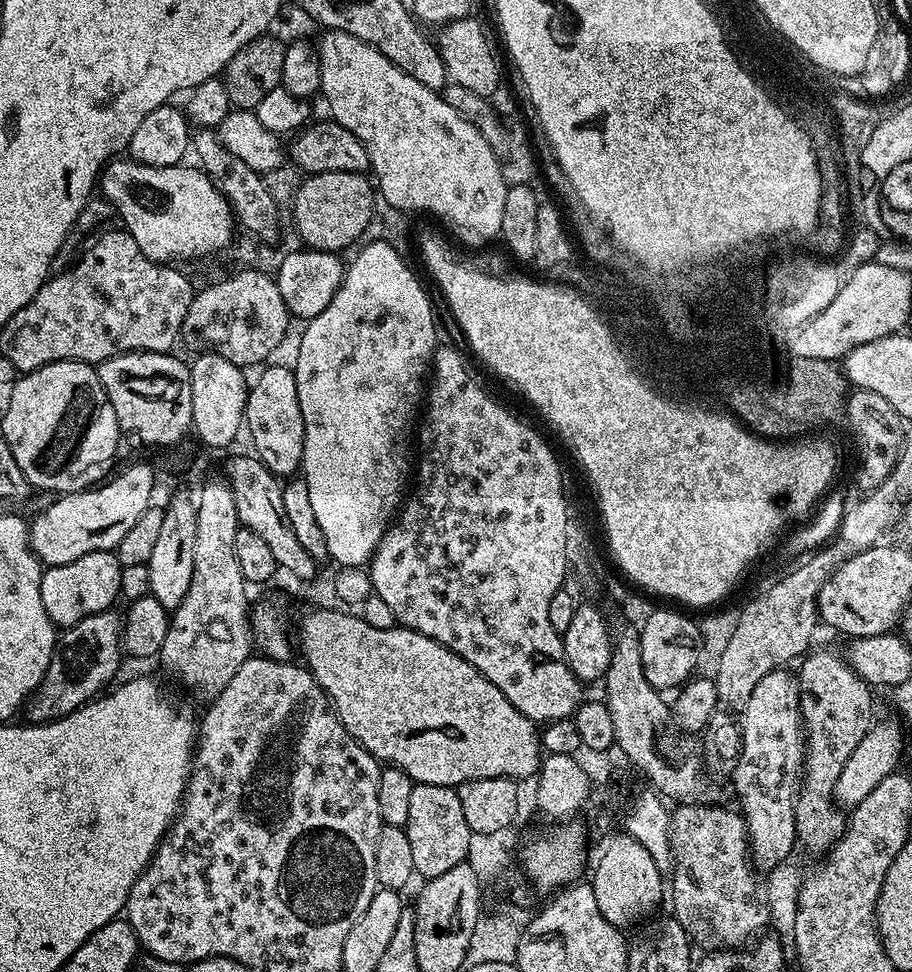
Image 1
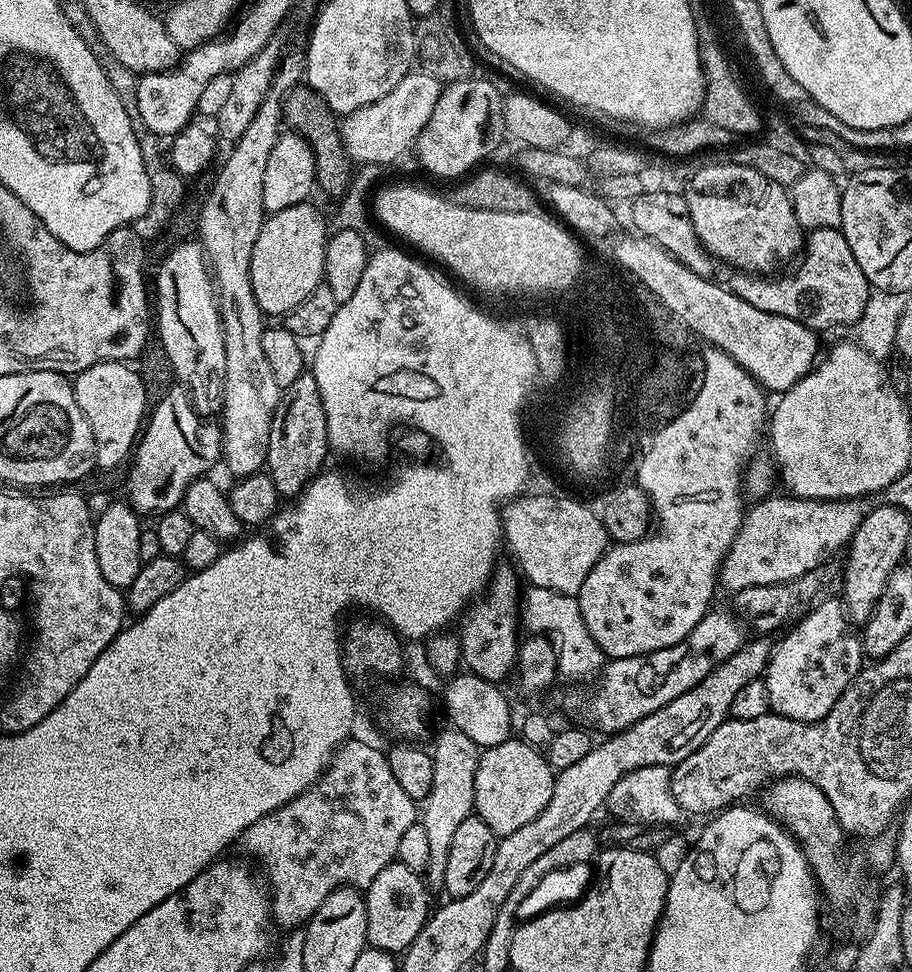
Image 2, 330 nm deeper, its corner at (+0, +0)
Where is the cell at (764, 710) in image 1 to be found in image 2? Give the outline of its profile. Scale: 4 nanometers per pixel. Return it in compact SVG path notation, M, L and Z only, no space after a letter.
M839 599L823 600L808 609L791 629L793 632L777 648L775 645L771 653L762 679L770 694L770 709L775 715L794 718L798 722L814 722L826 718L826 714L834 710L834 702L842 698L861 668L865 667L866 657L861 637L852 633L854 625L848 619L843 603Z

